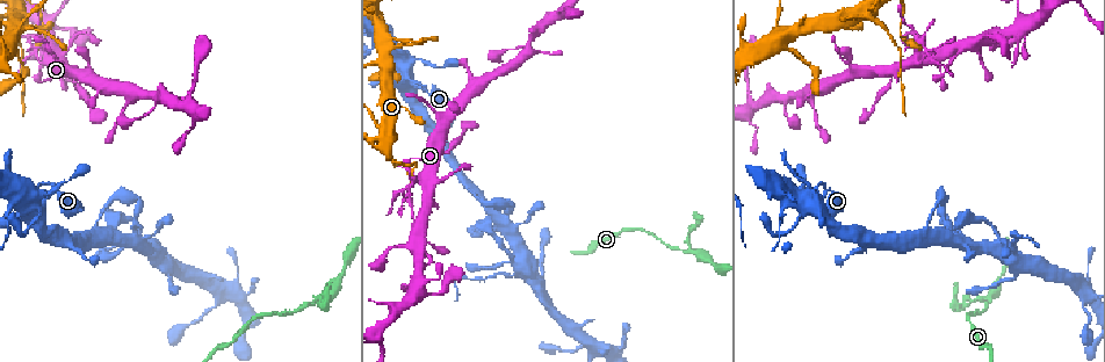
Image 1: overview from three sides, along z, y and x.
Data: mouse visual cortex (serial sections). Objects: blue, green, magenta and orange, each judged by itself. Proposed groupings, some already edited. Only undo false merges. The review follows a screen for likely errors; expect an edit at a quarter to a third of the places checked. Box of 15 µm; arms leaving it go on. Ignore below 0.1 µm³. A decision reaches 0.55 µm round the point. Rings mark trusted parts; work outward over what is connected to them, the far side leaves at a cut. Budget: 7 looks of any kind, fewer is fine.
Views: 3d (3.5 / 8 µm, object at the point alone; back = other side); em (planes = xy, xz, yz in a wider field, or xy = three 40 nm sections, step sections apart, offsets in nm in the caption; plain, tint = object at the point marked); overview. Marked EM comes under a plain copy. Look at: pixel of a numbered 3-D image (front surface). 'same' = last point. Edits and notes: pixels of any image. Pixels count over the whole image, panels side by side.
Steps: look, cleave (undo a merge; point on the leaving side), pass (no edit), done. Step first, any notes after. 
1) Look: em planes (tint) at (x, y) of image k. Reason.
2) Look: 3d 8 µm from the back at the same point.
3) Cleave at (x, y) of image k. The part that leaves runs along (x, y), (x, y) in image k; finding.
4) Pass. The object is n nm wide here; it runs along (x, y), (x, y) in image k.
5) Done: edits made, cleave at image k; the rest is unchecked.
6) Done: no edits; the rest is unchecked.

Look: 3d 3.5 µm at (687, 250) of image 1.

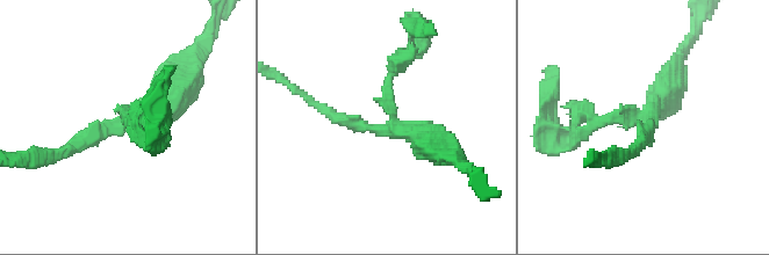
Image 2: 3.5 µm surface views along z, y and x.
Look: em xy step 2 (tint) at (651, 118) of image 2. 3 arms meet here; the arms are 150, 200, 400 nm wide.

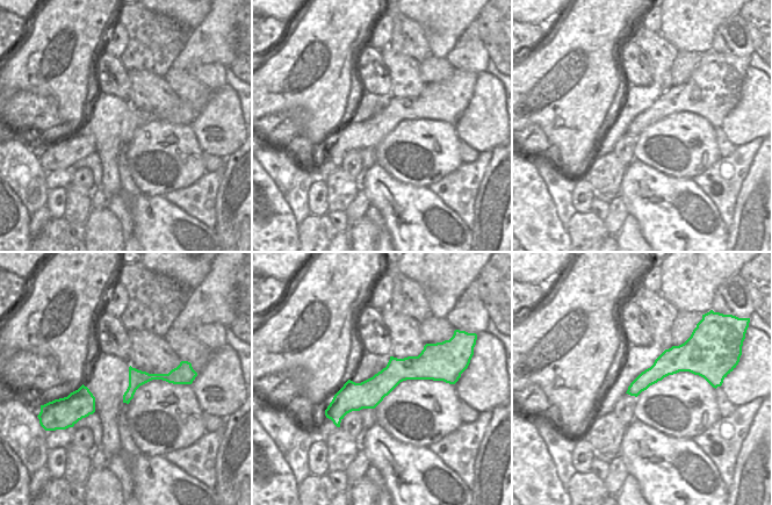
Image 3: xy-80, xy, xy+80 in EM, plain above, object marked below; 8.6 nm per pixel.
Cleave at (388, 80) of image 2. The part that leaves runs along (392, 119), (388, 78), (424, 34) in image 2; a second cell is stuck on.

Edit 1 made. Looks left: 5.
Look: 3d 8 µm at (866, 10) of image 1. Abrupt turn.

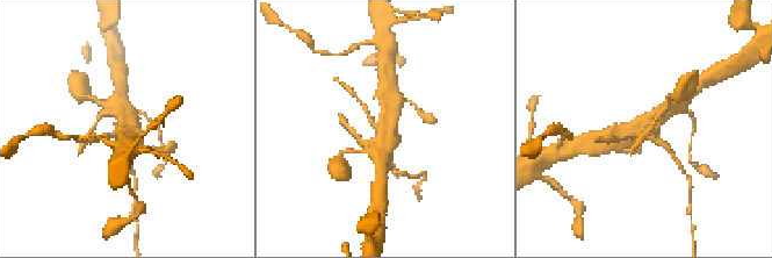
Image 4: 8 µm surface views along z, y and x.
Look: em xy step 2 (tint) at (386, 130) of image 4.

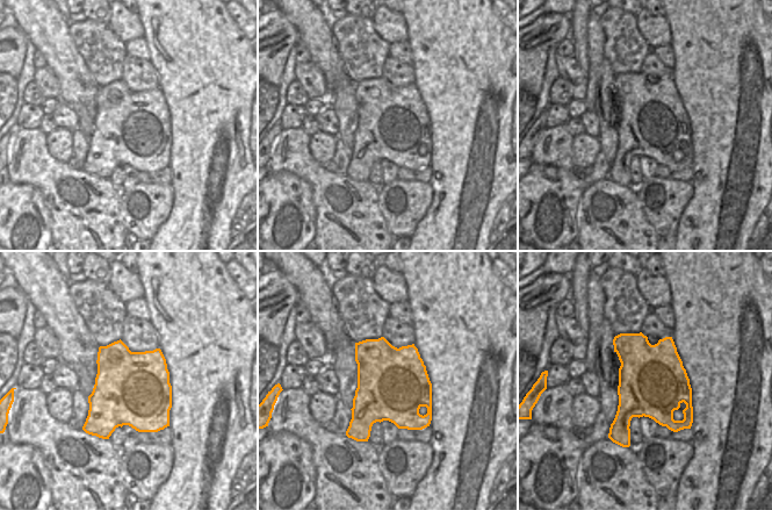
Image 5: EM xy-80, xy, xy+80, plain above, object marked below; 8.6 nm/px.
Cleave at (365, 107) of image 4. The part that leaves runs along (650, 136), (668, 148), (682, 170) in image 4; two cells meet here.

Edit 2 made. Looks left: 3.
Look: 3d 3.5 µm at (810, 205) of image 1. Thick turns thin.

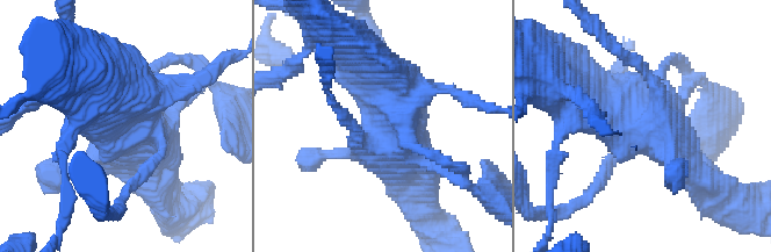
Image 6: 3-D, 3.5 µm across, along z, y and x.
Look: em xy step 2 (tint) at (144, 127) of image 6. Now the EM.

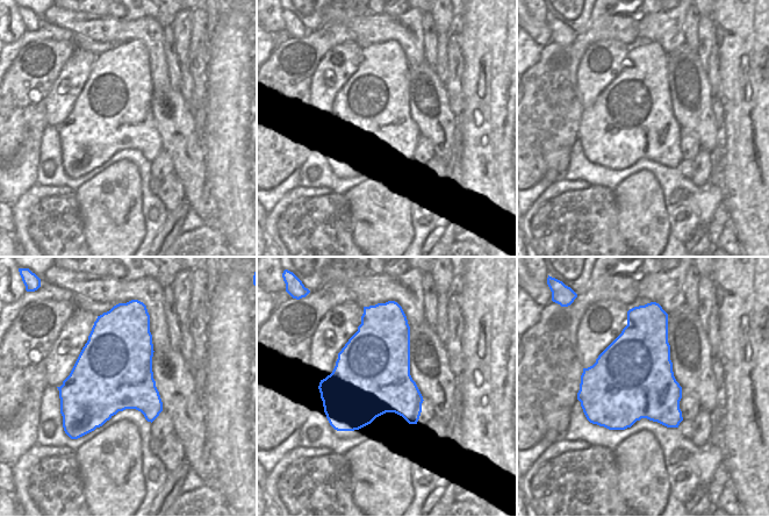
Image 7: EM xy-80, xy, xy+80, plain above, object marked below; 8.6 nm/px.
Pass. The object is 650 nm wide here; it runs along (203, 77), (143, 142), (157, 192) in image 6; one cell here.

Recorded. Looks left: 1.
Done: edits made, cleave at image 2, cleave at image 4; the rest is unchecked.

